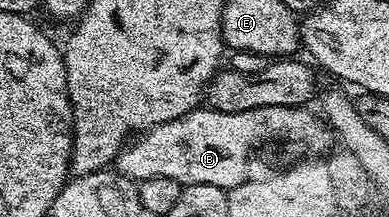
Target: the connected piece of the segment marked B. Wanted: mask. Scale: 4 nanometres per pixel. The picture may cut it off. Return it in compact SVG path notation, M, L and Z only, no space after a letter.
M201 105L183 117L175 117L175 121L155 125L149 131L138 134L132 142L122 147L116 157L115 167L122 175L134 181L151 177L171 177L171 181L179 181L182 185L215 185L230 189L250 178L249 150L260 143L273 143L276 139L282 139L283 142L297 147L301 157L317 157L328 152L330 128L316 114L314 115L305 107L264 107L247 109L243 113L223 113Z

